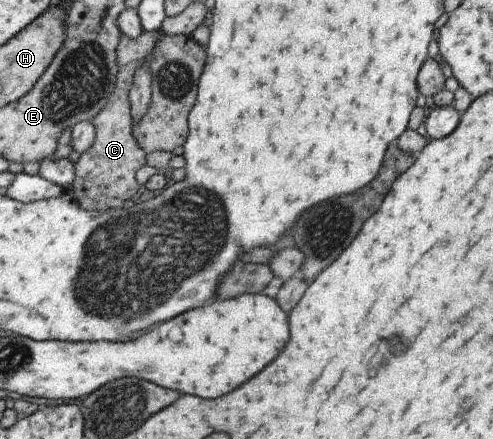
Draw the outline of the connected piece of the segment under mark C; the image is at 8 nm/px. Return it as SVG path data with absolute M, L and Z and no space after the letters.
M161 31L146 32L131 39L125 35L120 36L115 50L116 74L115 83L107 103L91 120L95 135L92 144L83 152L75 162L73 181L69 195L82 209L87 211L105 211L120 209L122 202L136 194L138 184L134 179L136 170L146 164L147 155L136 144L131 133L132 120L129 113L129 88L133 81L135 68L140 67L143 61L151 54L155 43L160 39Z

